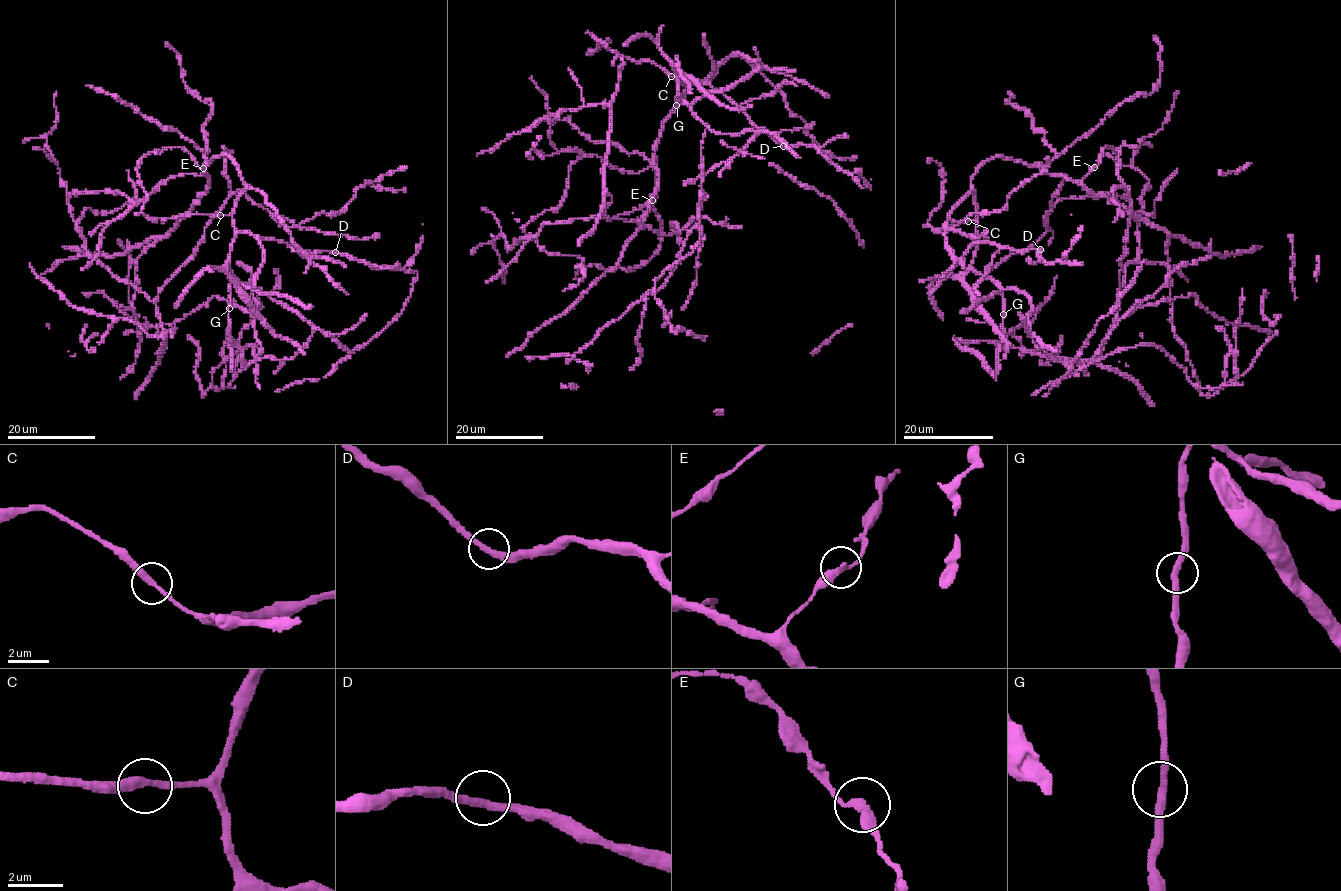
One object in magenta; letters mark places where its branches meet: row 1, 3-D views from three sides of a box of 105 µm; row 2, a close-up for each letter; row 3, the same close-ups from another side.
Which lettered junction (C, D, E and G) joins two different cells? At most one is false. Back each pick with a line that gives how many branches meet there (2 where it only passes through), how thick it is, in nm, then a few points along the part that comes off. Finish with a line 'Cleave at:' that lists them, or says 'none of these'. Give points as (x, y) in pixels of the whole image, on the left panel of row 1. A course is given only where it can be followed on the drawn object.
Cleave at: none of these

